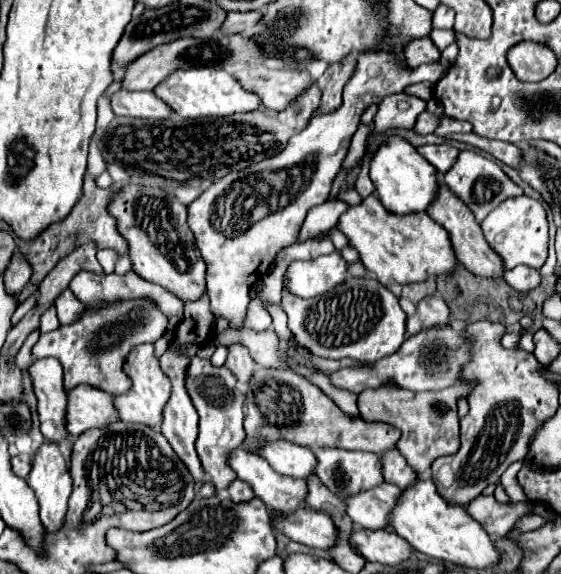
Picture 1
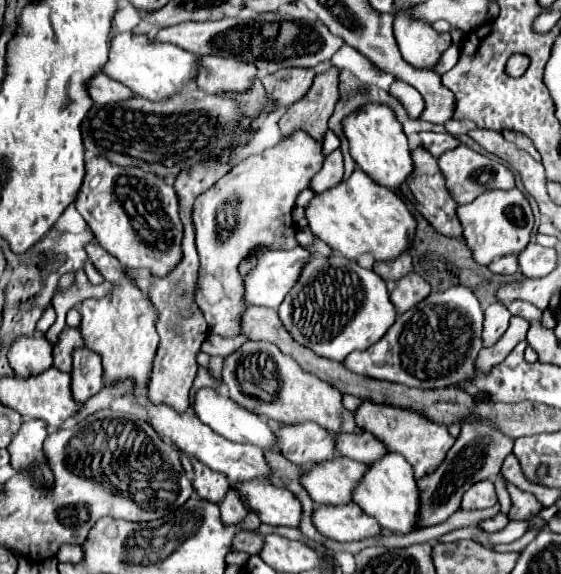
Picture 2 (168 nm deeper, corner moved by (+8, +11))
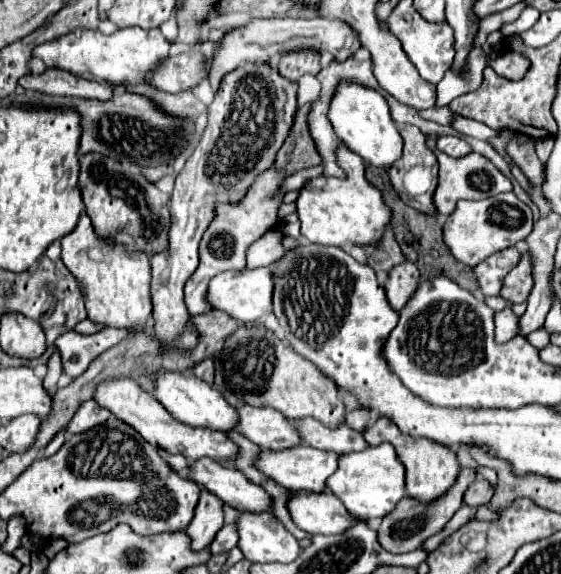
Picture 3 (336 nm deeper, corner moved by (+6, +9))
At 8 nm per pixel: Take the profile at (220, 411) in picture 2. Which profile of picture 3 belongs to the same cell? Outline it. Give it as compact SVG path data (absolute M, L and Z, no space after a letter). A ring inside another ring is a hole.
M158 370L156 376L158 376L158 380L156 380L154 396L180 422L186 422L190 426L206 426L210 430L222 430L222 432L230 432L238 424L236 408L230 406L226 402L226 398L208 382L204 382L196 376L186 376L180 372L166 372L166 370Z

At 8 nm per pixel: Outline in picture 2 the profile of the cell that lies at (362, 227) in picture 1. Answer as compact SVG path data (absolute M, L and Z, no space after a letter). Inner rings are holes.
M356 168L348 180L334 188L314 194L306 206L306 220L316 238L348 260L356 260L364 252L370 252L376 260L390 260L408 250L408 240L416 230L416 220L400 196L376 184L362 168Z

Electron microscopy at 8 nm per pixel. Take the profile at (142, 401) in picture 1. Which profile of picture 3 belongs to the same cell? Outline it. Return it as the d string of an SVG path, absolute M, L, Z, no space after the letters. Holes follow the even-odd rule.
M82 212L78 226L66 238L62 238L62 262L78 280L84 280L86 310L90 322L102 324L106 328L130 330L130 336L140 334L142 330L148 328L148 320L152 318L152 296L150 296L150 258L144 252L126 252L122 246L114 244L110 246L110 242L100 240L94 234L90 218Z

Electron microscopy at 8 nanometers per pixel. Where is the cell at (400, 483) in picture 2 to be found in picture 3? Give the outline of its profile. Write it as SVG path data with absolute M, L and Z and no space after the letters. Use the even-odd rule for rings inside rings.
M380 444L370 446L362 452L350 452L340 456L338 470L328 478L326 484L344 502L346 510L352 516L360 520L384 518L406 494L406 468L402 466L402 462L398 462L394 446Z

